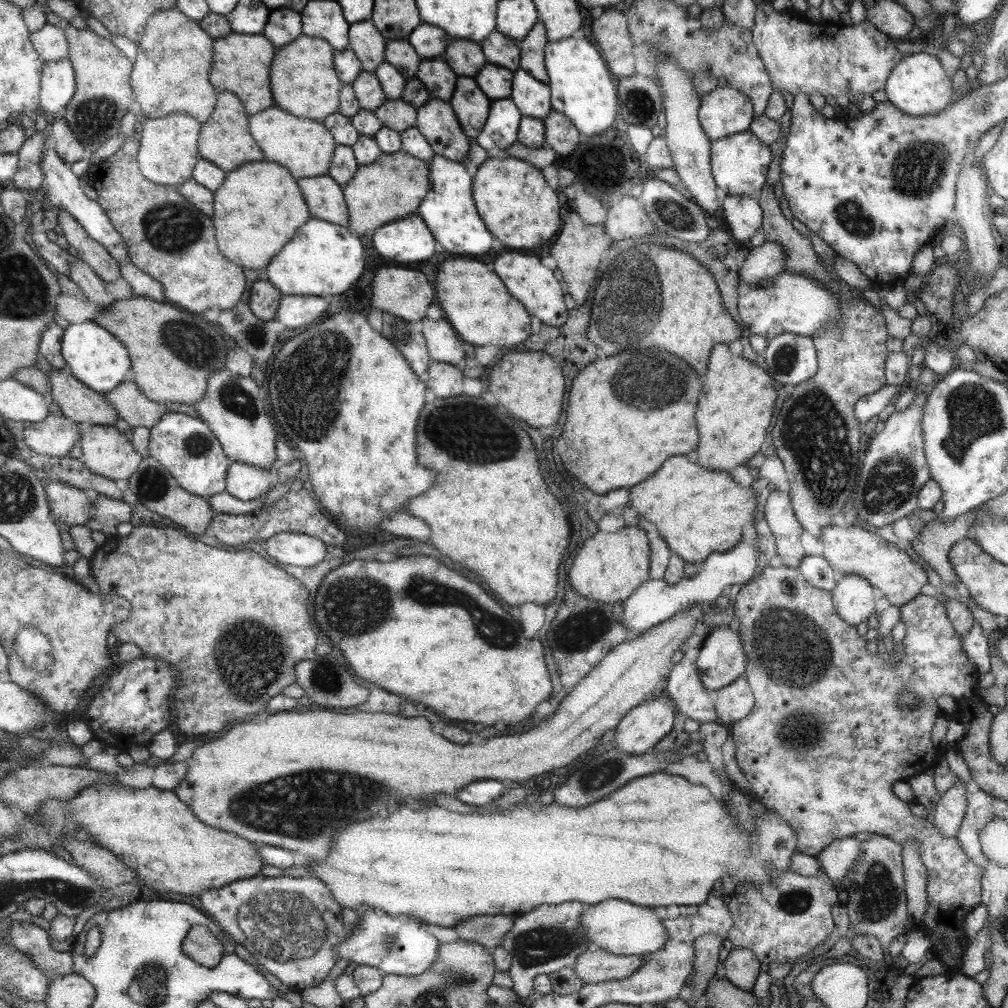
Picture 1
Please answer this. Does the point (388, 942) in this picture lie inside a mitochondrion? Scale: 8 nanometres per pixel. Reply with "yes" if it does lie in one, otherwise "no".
yes

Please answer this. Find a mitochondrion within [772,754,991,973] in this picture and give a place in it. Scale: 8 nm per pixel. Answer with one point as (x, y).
(874, 896)

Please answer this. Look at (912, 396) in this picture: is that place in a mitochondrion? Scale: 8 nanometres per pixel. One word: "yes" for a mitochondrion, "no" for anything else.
no

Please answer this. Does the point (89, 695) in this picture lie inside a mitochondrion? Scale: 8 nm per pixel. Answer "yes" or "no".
no

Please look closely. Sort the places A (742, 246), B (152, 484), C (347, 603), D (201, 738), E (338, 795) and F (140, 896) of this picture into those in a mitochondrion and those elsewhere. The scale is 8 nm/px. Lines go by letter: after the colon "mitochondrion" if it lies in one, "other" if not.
A: other
B: mitochondrion
C: mitochondrion
D: other
E: mitochondrion
F: other

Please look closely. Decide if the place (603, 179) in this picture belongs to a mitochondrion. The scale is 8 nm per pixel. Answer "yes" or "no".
no

